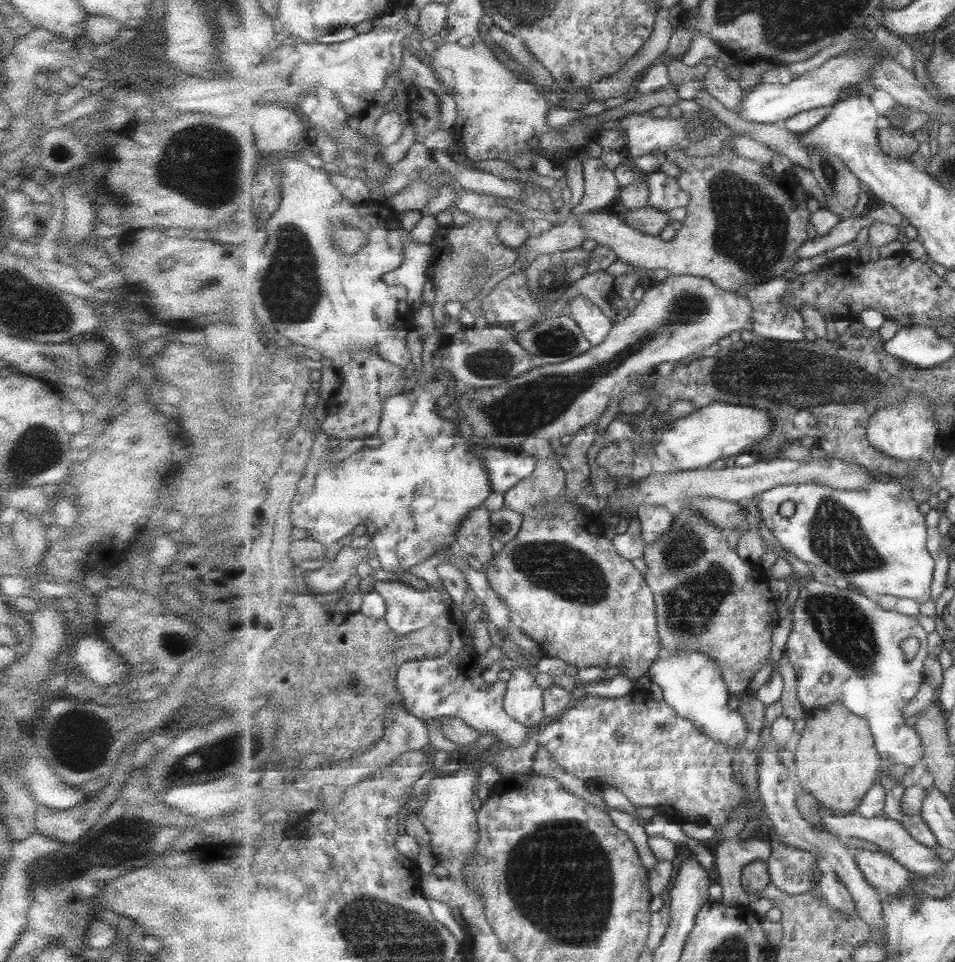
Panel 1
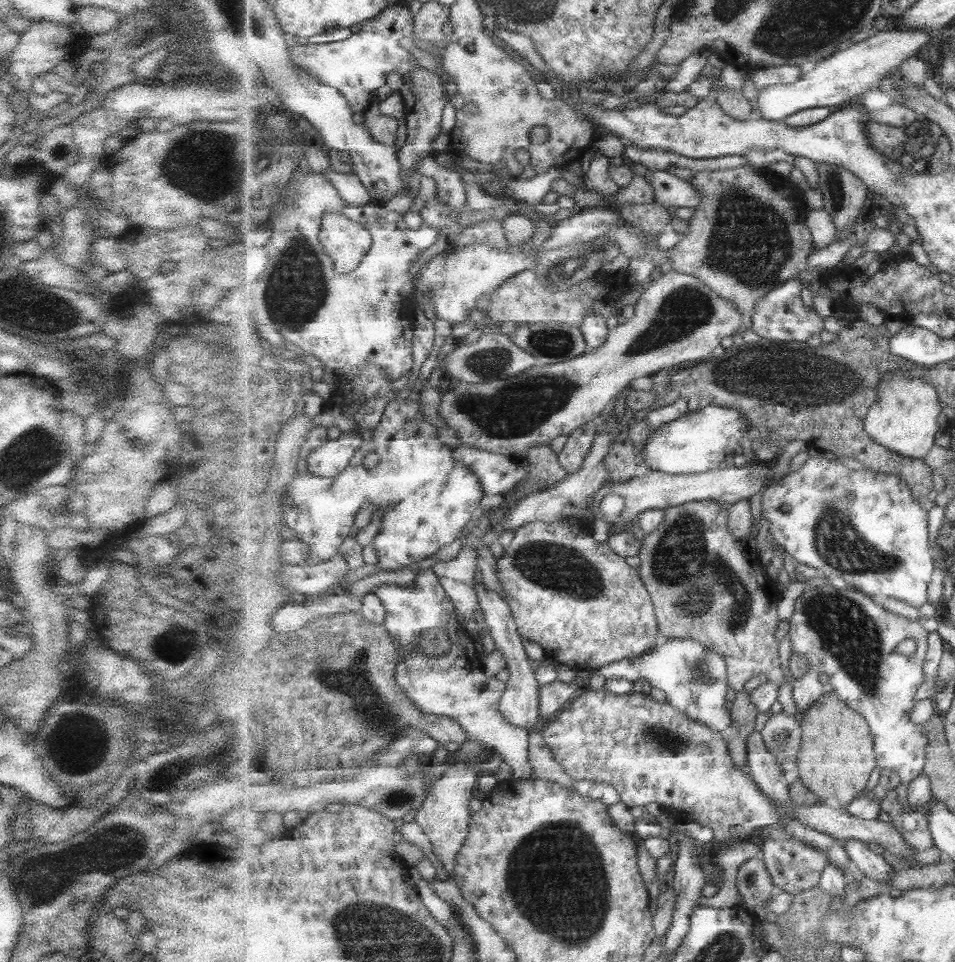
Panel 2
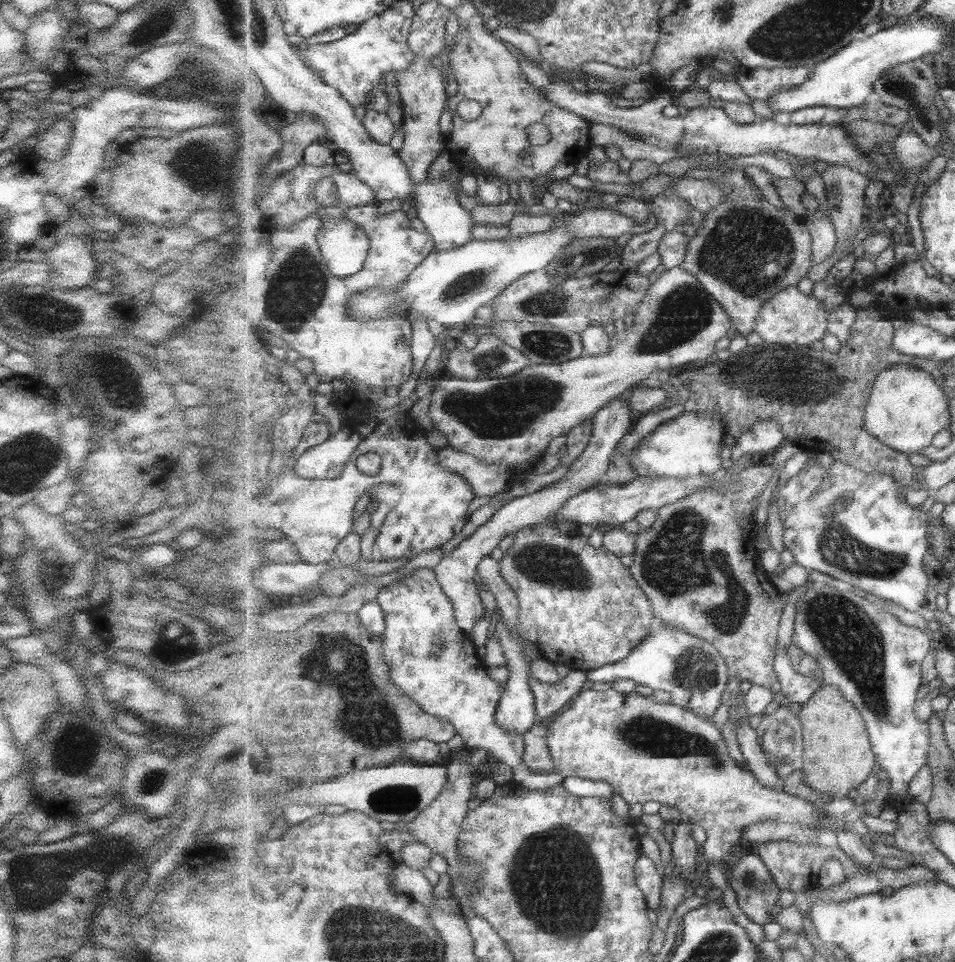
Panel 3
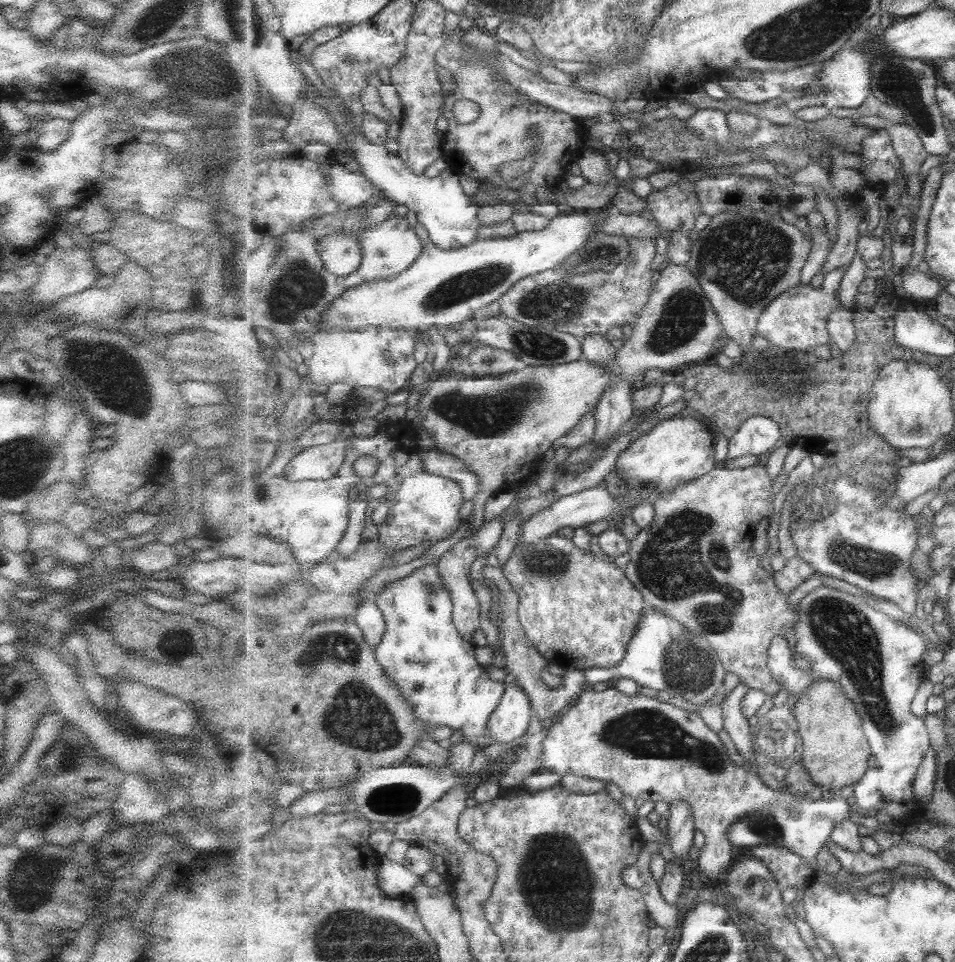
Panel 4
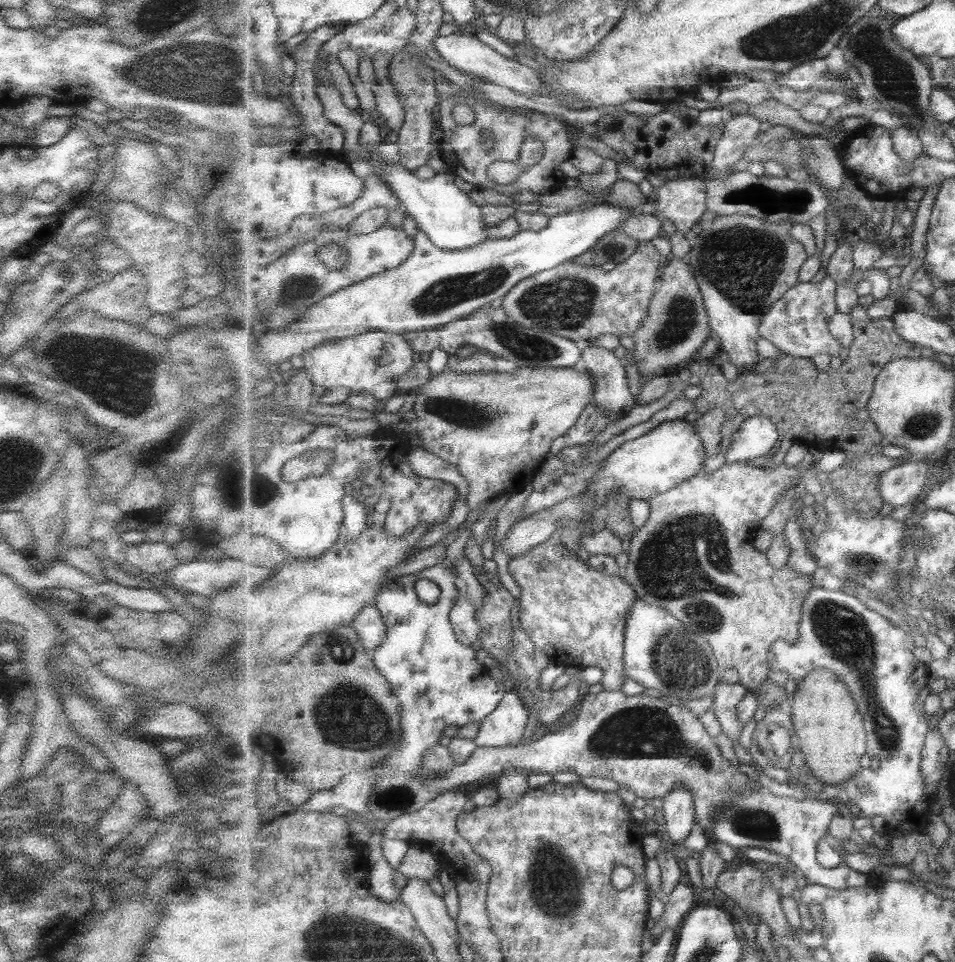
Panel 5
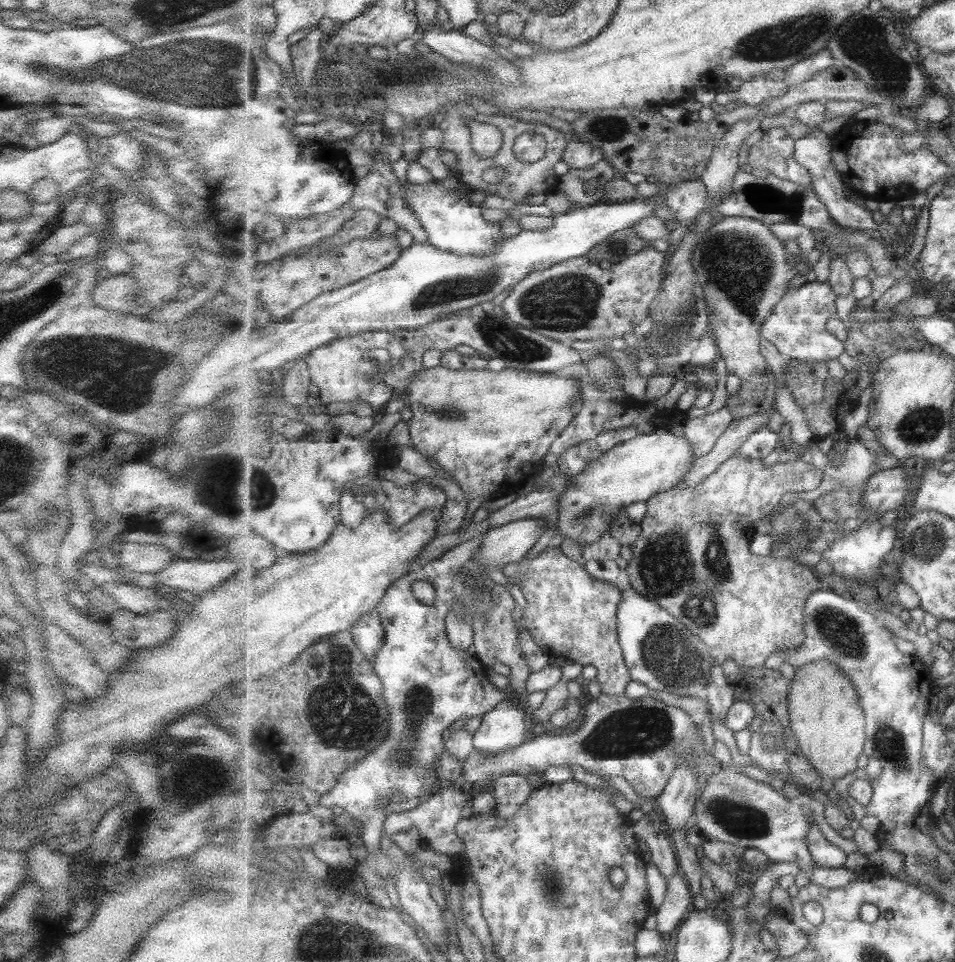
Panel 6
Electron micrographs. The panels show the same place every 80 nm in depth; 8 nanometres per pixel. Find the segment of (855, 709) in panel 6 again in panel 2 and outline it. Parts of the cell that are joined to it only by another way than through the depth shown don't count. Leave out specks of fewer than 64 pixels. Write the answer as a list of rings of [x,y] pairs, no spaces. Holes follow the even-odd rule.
[[[834,693],[823,695],[802,716],[802,747],[797,756],[800,781],[816,794],[819,800],[836,798],[842,809],[866,792],[871,772],[877,768],[874,735],[867,719],[847,706]]]

